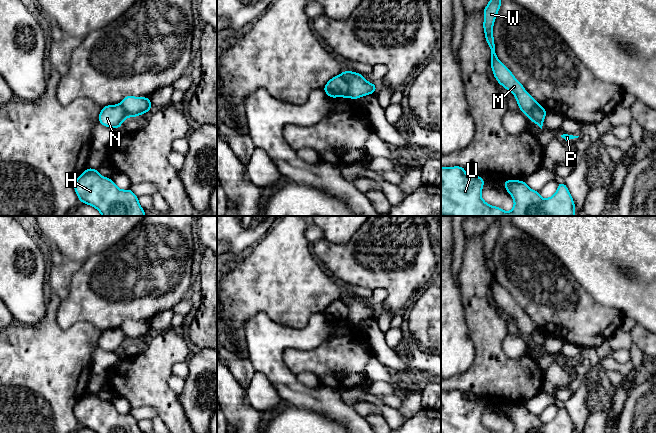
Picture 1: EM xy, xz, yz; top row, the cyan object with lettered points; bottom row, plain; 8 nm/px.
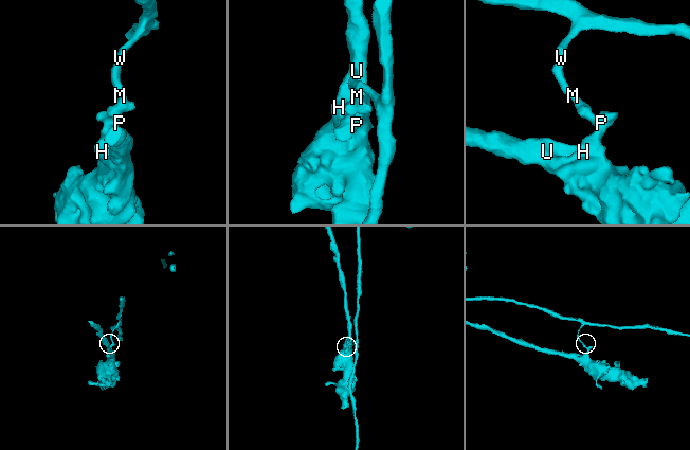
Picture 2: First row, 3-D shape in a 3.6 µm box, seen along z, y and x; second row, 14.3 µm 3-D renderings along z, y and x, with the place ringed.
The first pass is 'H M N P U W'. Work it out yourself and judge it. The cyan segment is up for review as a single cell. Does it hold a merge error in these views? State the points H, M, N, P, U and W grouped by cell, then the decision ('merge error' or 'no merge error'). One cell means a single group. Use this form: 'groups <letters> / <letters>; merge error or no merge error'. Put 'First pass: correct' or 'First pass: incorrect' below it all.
groups H N P U / M W; merge error
First pass: incorrect

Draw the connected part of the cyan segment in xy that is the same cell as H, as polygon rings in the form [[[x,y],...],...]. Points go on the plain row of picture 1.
[[[87,392],[74,406],[80,426],[96,433],[143,433],[131,413],[120,414],[111,402]]]

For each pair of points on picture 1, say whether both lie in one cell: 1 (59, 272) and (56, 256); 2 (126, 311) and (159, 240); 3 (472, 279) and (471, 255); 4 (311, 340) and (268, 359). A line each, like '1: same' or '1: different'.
1: different
2: same
3: same
4: same

